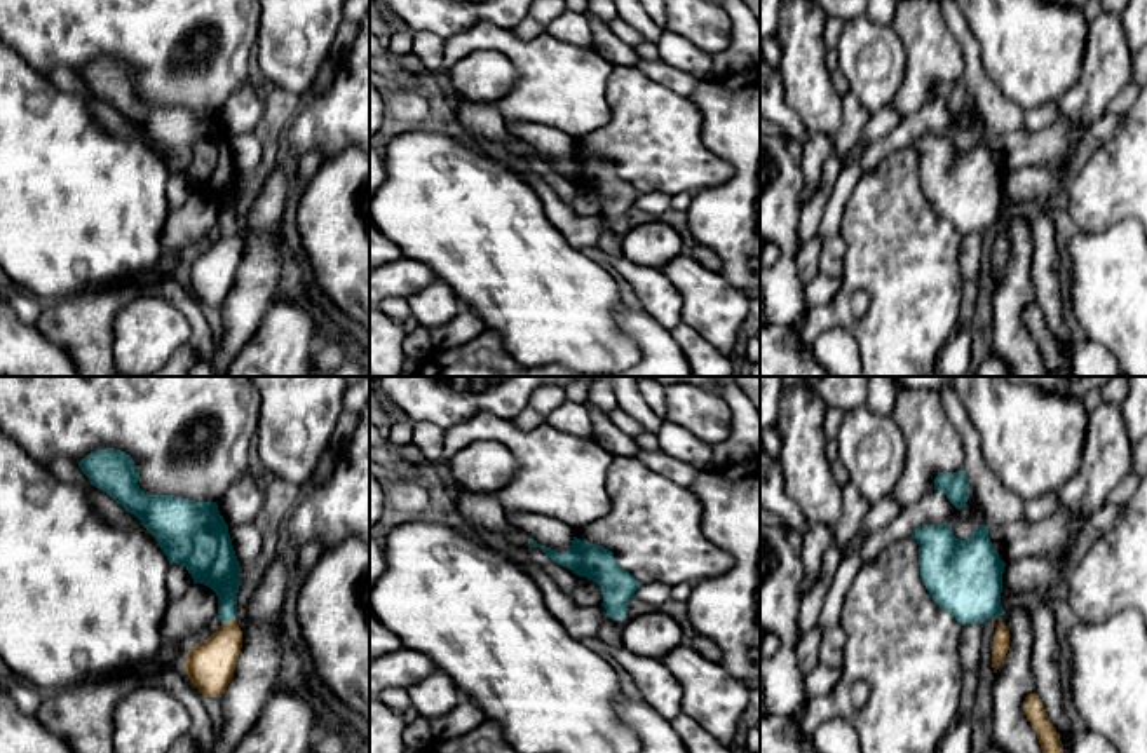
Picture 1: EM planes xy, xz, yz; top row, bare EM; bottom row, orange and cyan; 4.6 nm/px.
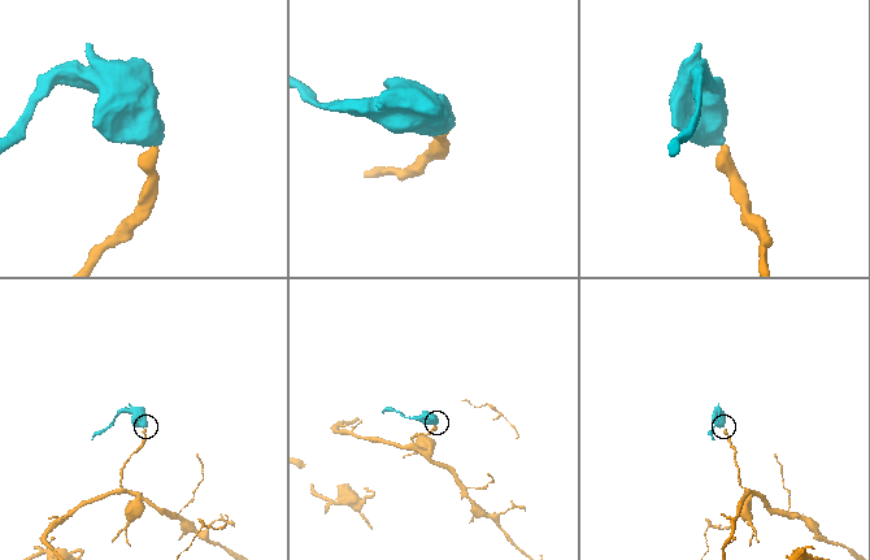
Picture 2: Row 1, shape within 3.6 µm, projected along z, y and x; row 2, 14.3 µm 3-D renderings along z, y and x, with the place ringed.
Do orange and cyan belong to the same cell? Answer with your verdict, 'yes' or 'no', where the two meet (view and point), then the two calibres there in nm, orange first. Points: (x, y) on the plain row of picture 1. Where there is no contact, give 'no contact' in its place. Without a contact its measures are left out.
yes | xy (229, 230) | 220/190 nm

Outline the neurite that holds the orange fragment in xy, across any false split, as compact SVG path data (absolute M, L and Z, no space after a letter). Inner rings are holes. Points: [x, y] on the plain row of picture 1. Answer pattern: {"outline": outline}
{"outline": "M115 58L91 61L78 77L92 96L106 101L141 131L157 148L169 174L185 176L193 193L216 202L221 235L207 249L190 256L185 281L204 307L220 309L234 288L242 241L235 230L241 173L218 113L145 103L138 94L138 75L131 64Z"}

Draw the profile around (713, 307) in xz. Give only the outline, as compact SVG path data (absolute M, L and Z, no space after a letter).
M689 248L662 267L682 296L682 322L696 329L720 354L730 357L739 329L748 317L748 296L720 272L711 272L689 254Z

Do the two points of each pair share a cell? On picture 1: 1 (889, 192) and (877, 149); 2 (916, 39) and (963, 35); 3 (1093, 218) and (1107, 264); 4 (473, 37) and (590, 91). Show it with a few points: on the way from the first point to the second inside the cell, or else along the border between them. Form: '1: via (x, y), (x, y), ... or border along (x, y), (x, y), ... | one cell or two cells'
1: border along (910, 143), (891, 150), (861, 175) | two cells
2: border along (943, 18), (961, 47), (964, 75) | two cells
3: border along (1128, 217), (1099, 232), (1081, 232) | two cells
4: via (502, 40), (541, 63), (560, 82) | one cell

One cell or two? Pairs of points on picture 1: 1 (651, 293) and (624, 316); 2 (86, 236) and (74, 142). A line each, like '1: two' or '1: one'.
1: two
2: one

